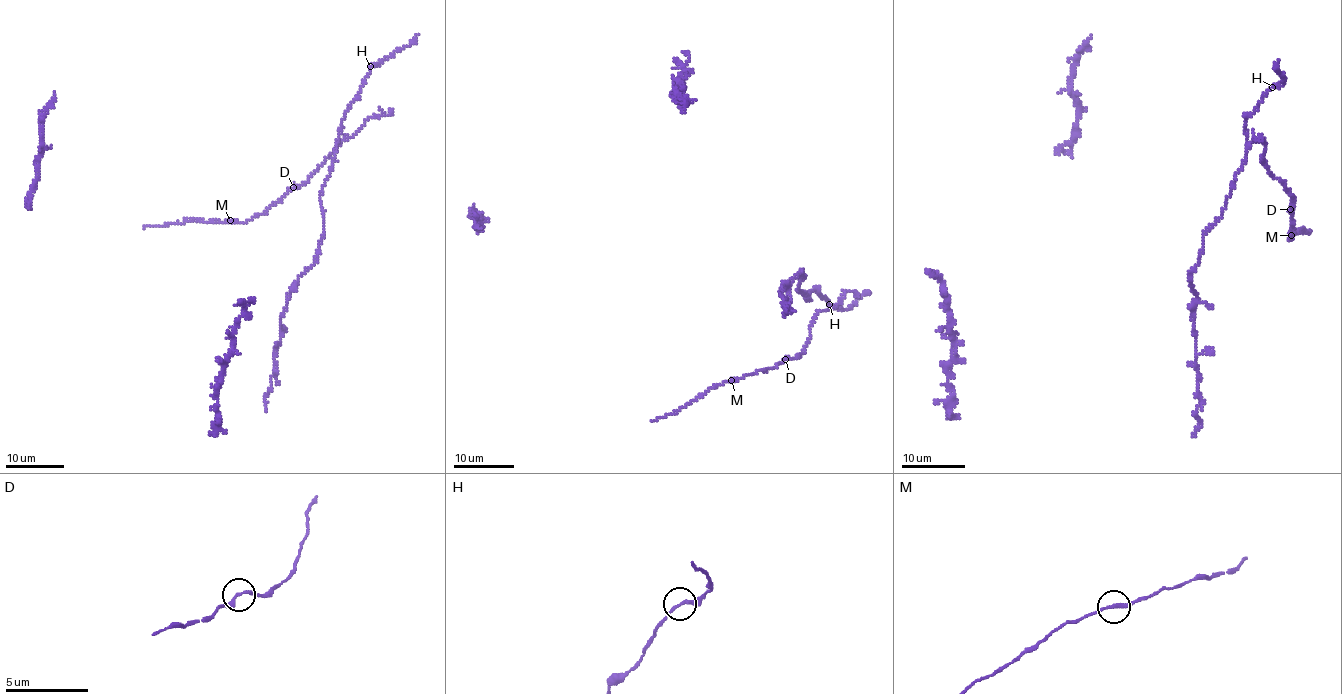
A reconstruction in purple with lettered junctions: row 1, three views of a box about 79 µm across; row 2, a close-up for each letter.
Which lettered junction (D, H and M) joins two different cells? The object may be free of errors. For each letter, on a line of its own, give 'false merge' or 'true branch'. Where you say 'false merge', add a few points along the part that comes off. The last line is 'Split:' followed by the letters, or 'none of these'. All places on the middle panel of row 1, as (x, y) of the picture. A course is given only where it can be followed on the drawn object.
D: true branch
H: true branch
M: true branch
Split: none of these

